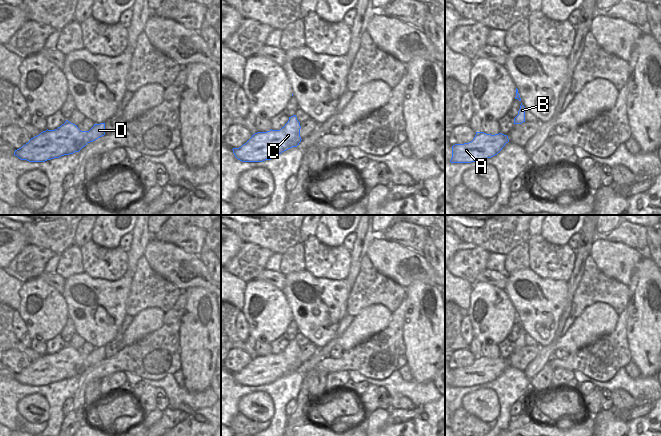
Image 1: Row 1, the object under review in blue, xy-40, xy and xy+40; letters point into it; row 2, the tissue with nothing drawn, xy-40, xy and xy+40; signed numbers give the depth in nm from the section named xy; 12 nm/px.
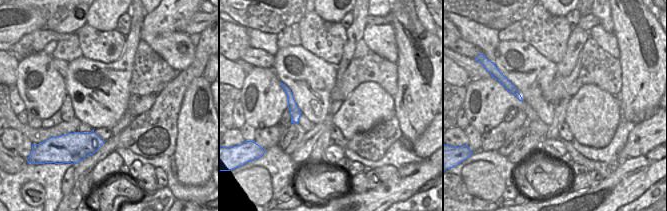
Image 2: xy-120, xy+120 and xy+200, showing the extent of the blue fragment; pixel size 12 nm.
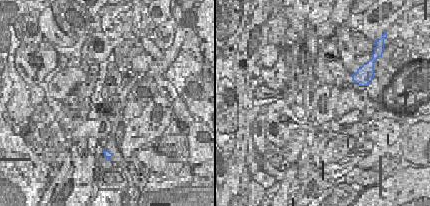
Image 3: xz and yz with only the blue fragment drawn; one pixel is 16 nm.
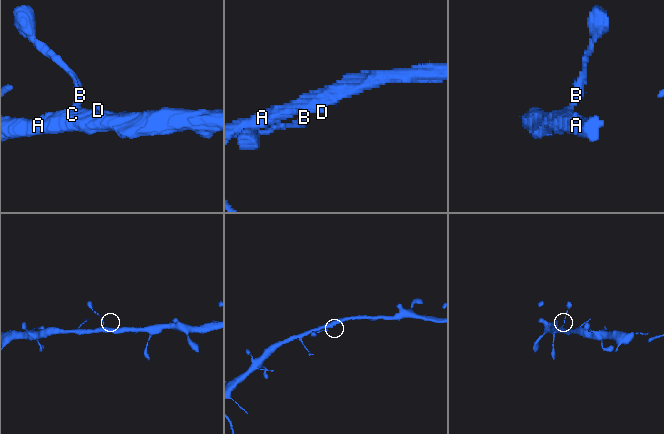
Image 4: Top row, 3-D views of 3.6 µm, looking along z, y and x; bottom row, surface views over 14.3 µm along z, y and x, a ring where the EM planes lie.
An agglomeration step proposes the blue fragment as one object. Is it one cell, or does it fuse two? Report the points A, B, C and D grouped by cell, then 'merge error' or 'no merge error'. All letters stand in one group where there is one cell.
A B C D | no merge error

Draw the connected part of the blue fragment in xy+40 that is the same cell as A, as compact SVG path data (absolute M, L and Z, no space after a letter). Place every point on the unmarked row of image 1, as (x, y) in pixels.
M476 356L474 363L469 367L452 370L451 387L471 387L497 379L506 367L508 360L502 357L491 359Z

